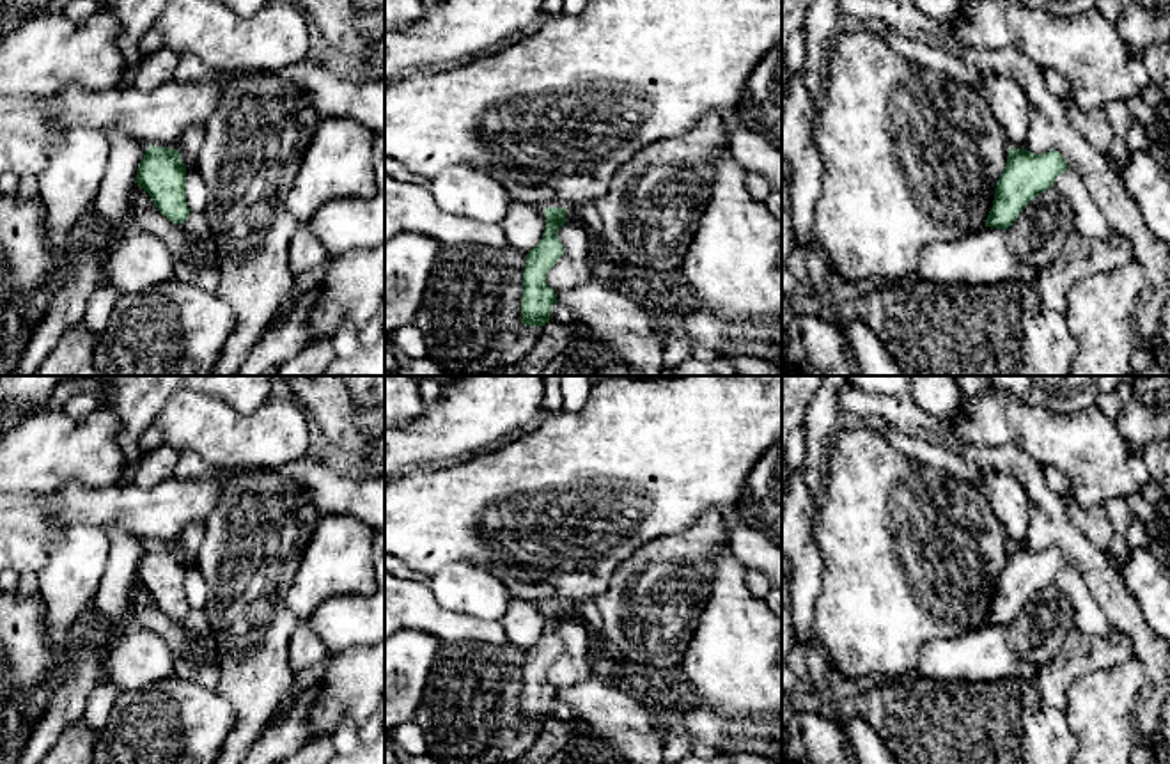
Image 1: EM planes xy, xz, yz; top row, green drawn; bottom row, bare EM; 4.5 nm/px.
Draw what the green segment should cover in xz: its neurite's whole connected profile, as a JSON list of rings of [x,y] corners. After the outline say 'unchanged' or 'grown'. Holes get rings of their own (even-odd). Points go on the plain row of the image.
[[[546,604],[546,626],[542,636],[526,651],[521,693],[521,721],[544,723],[550,720],[551,706],[557,700],[555,688],[548,682],[546,672],[564,652],[557,633],[567,619],[566,604]]]; unchanged

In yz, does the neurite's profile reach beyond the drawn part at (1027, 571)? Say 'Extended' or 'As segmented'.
As segmented

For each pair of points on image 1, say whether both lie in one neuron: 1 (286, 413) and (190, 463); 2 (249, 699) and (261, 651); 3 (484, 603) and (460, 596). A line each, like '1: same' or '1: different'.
1: different
2: same
3: same

